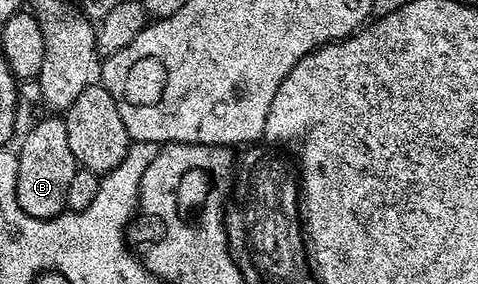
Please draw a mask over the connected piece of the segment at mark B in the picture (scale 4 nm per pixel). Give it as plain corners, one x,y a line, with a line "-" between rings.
57,115
45,117
25,138
21,141
21,149
16,150
17,162
19,163
19,175
17,176
17,198
19,207
27,215
35,219
51,219
58,217
67,209
67,187
71,187
71,179
75,179
79,168
75,155
71,155
71,143
67,143
67,127
64,120

